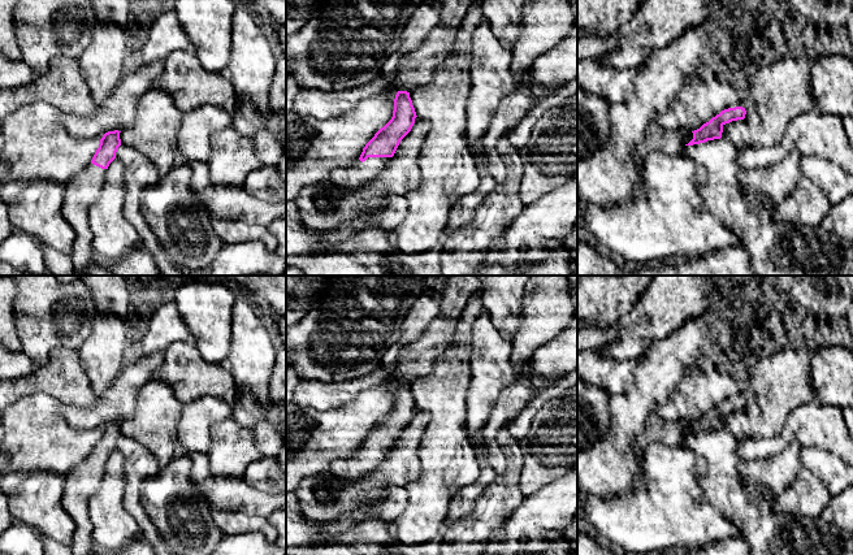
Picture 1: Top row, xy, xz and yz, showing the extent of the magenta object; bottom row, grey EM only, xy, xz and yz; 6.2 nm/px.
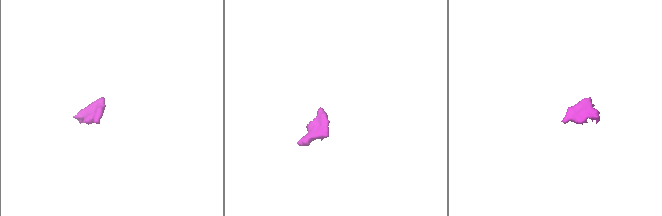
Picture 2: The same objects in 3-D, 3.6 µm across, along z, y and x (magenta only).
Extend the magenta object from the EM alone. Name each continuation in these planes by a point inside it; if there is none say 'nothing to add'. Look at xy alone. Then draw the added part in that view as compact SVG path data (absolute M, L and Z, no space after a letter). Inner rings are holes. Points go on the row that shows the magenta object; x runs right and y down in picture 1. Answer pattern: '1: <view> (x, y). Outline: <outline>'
1: xy (82, 190). Outline: M90 164L65 183L61 213L75 233L69 255L74 265L74 276L87 276L87 268L94 263L95 251L87 213L100 195L105 172L107 169Z

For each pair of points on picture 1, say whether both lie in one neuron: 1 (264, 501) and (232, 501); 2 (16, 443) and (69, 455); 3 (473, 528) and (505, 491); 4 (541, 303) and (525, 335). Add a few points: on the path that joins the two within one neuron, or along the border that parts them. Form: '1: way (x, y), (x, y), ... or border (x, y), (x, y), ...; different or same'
1: way (256, 501), (239, 501); same
2: way (29, 443), (51, 443), (56, 446); same
3: way (483, 519), (498, 501); same
4: way (541, 311), (541, 320), (533, 328); same

